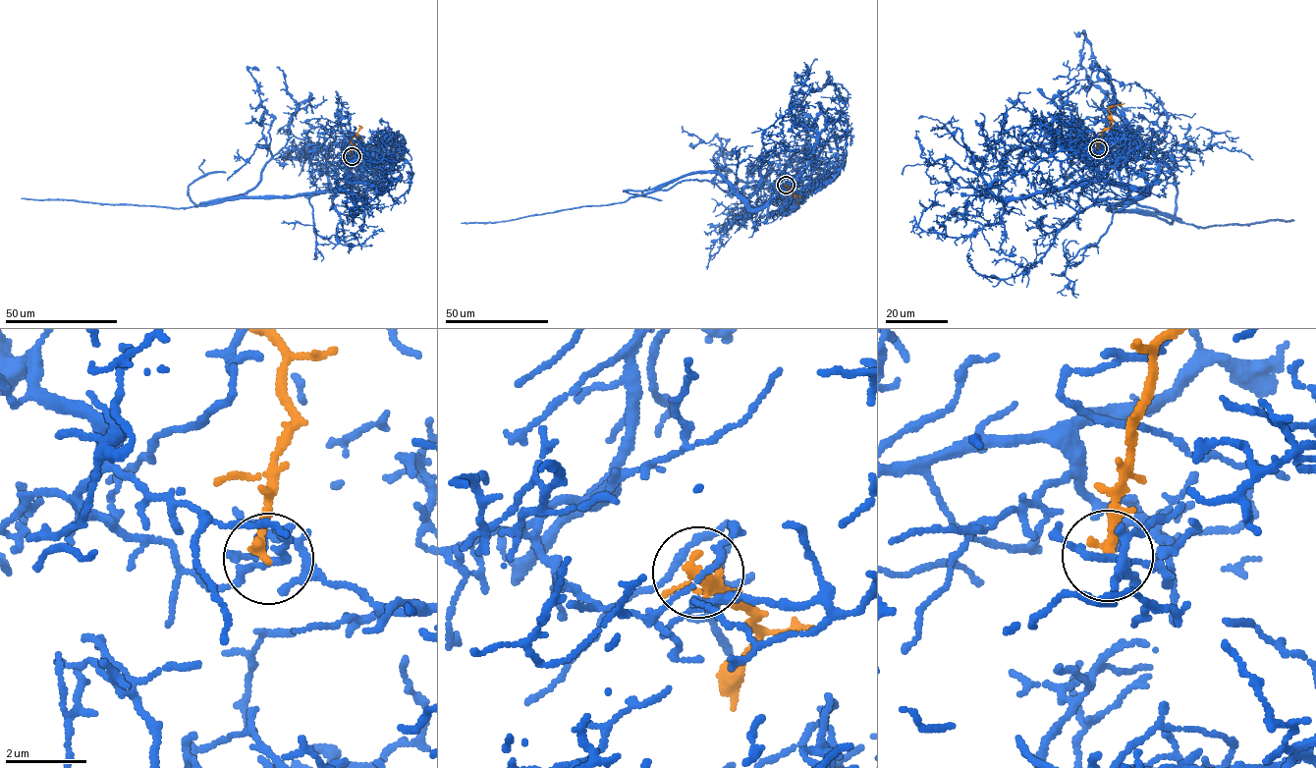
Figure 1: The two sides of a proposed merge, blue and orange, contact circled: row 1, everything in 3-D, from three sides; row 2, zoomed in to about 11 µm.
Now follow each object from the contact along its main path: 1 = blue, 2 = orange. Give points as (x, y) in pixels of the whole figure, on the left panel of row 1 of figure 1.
1: (352, 155), (341, 153), (335, 143), (283, 148), (266, 163), (261, 180), (250, 189), (189, 207), (21, 198)
2: (351, 155), (352, 138), (361, 128), (358, 125)

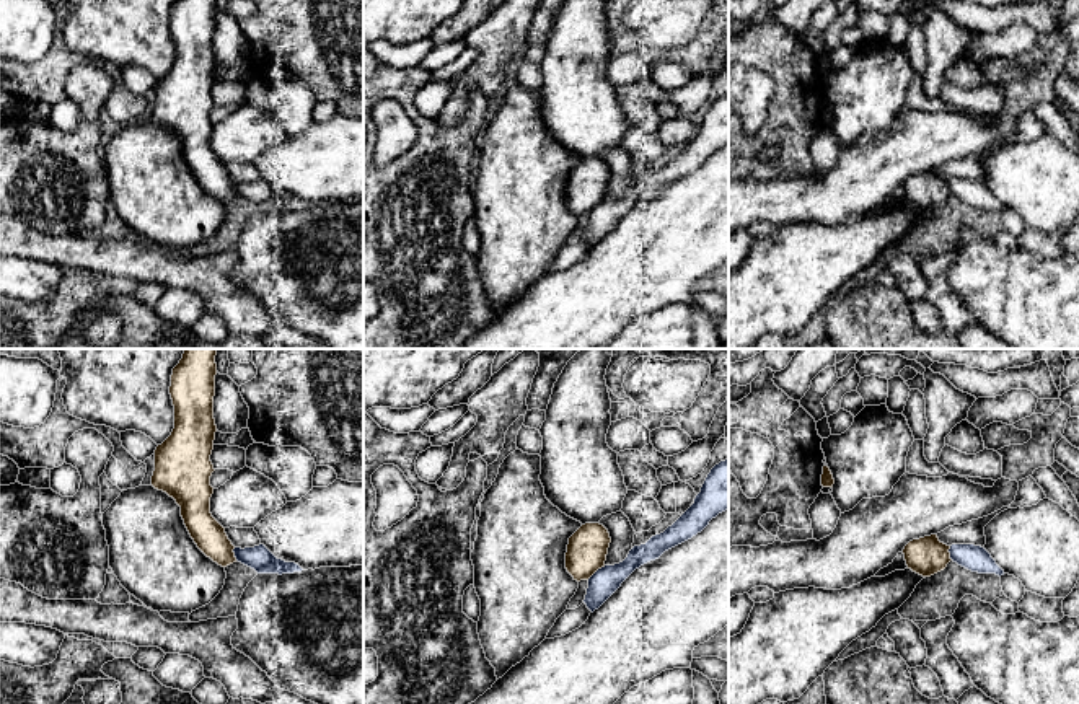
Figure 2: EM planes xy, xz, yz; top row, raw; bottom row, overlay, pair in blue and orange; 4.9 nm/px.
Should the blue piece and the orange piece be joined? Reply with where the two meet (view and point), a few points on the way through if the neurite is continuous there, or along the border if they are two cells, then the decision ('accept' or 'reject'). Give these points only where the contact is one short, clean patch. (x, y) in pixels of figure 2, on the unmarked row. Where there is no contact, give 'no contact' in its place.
meets blue in xz at (597, 206); border along xz (605, 201), (598, 202), (587, 214); reject

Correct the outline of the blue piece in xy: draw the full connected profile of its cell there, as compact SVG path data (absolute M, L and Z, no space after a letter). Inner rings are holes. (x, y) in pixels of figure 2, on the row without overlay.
M264 179L254 183L235 183L235 192L238 197L254 204L258 209L293 209L303 204L295 197L285 197L277 194Z

